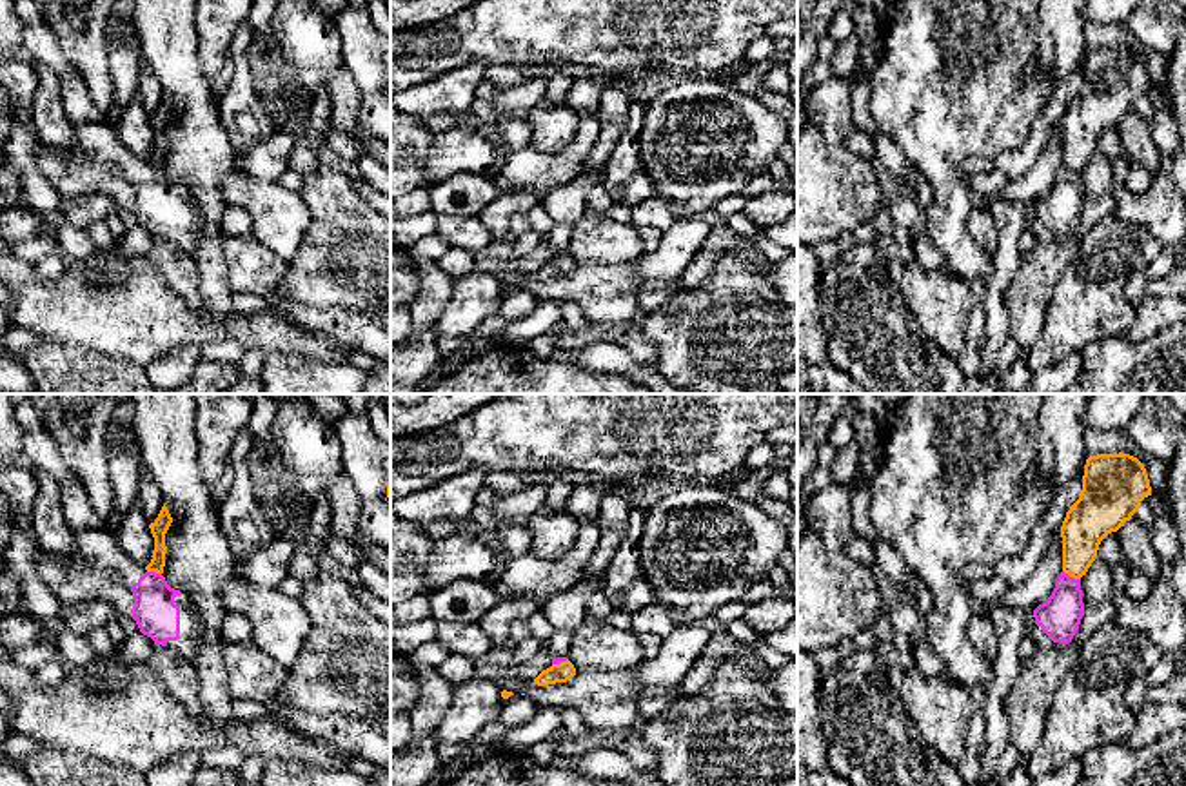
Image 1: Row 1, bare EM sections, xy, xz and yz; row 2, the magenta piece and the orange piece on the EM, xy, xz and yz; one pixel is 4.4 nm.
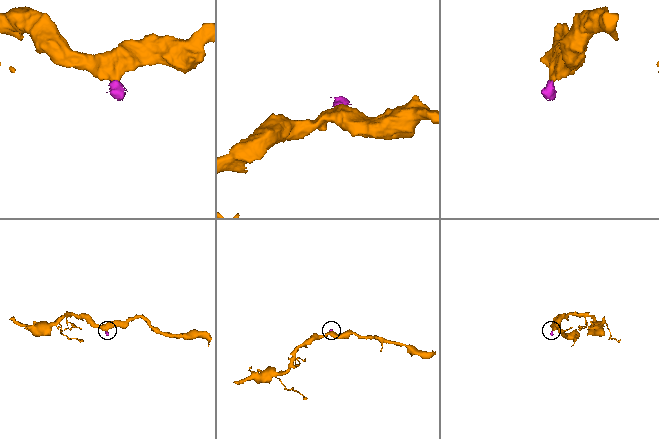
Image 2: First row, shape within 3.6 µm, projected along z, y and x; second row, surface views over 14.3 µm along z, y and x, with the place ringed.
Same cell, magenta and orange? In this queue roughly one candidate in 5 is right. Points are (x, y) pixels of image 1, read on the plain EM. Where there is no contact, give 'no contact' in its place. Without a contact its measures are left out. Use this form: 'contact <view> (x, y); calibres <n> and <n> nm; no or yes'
contact yz (1072, 171); calibres 190 and 200 nm; no

